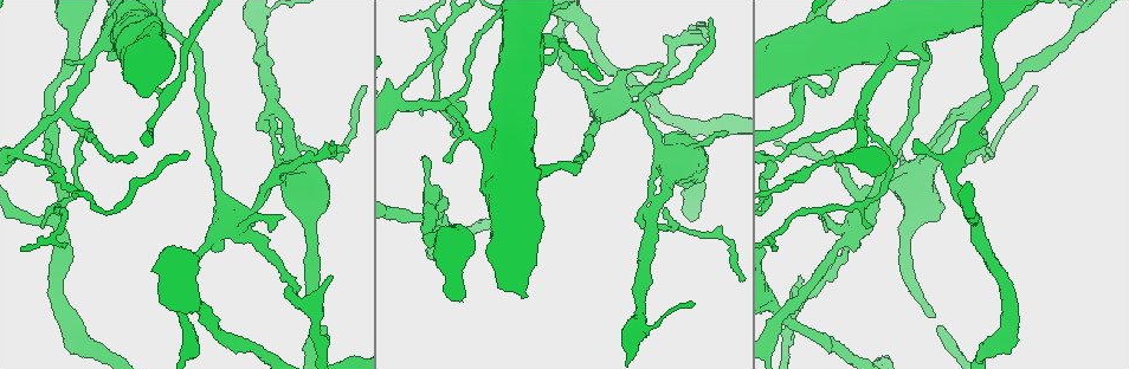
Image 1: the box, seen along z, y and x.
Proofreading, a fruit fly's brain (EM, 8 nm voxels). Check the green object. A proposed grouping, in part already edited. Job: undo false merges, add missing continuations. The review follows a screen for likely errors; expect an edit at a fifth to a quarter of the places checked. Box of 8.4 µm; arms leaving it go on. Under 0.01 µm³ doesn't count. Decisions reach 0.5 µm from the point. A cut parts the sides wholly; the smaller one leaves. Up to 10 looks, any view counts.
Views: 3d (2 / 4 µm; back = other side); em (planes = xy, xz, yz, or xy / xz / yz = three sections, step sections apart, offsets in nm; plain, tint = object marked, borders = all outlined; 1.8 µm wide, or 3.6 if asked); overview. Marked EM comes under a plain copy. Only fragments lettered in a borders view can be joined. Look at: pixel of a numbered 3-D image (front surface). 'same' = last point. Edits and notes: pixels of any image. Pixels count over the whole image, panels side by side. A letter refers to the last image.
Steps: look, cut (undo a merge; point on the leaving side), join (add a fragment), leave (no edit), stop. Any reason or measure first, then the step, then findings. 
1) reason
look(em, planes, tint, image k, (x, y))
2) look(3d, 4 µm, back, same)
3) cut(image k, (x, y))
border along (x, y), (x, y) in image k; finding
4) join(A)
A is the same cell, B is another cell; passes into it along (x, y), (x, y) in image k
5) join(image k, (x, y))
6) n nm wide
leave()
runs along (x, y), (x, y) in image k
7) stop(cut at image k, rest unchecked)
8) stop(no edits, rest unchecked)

four-way junction
look(3d, 4 µm, image 1, (65, 113))

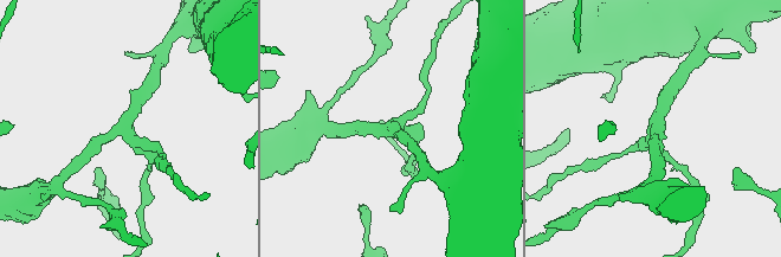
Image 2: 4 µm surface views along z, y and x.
4 arms
look(em, planes, tint, image 2, (389, 126))

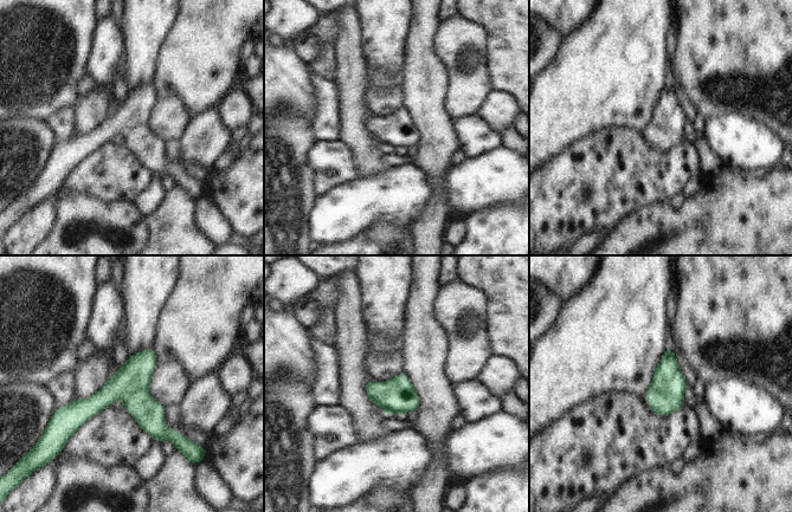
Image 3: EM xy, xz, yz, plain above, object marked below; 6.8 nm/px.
look(em, planes, borders, same)

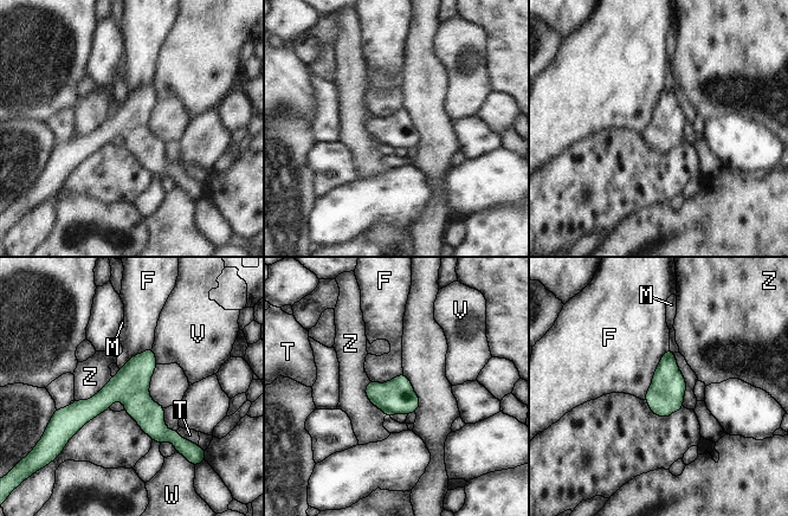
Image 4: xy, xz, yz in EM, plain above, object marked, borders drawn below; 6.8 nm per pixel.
leave()
F, M, T, V, W and Z are other cells; border along (669, 348), (660, 359), (645, 399) in image 4; continuous, no second neuron

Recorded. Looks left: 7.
abrupt turn
look(3d, 4 µm, image 1, (177, 84))

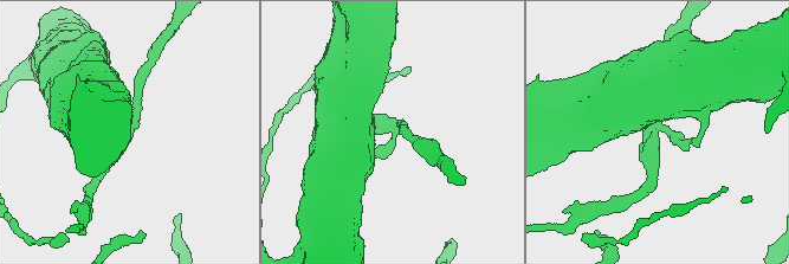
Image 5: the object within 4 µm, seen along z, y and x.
3 arms; shape alone is not enough
look(em, planes, tint, image 5, (392, 133))

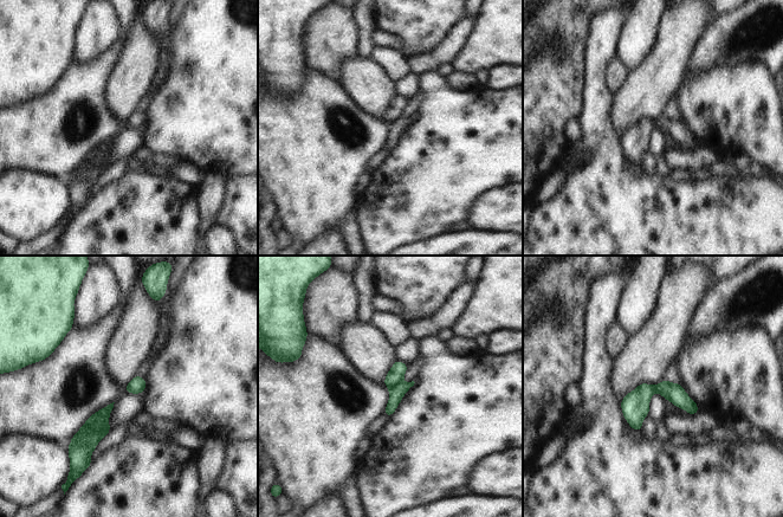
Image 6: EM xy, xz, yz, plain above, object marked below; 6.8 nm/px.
what lies round it
look(em, planes, borders, same)

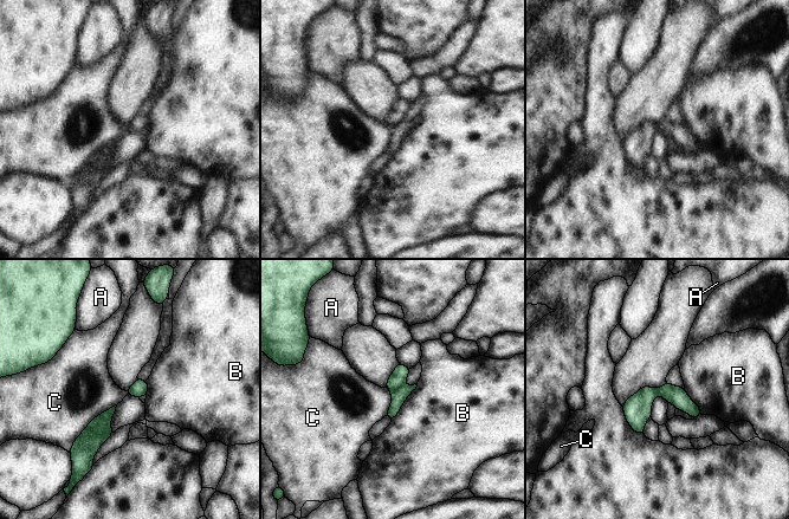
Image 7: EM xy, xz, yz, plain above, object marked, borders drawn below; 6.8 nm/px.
cut(image 7, (396, 380))
A, B and C are other cells; a second neuron is stuck on

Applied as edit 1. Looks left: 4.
see it whole again
look(overview)

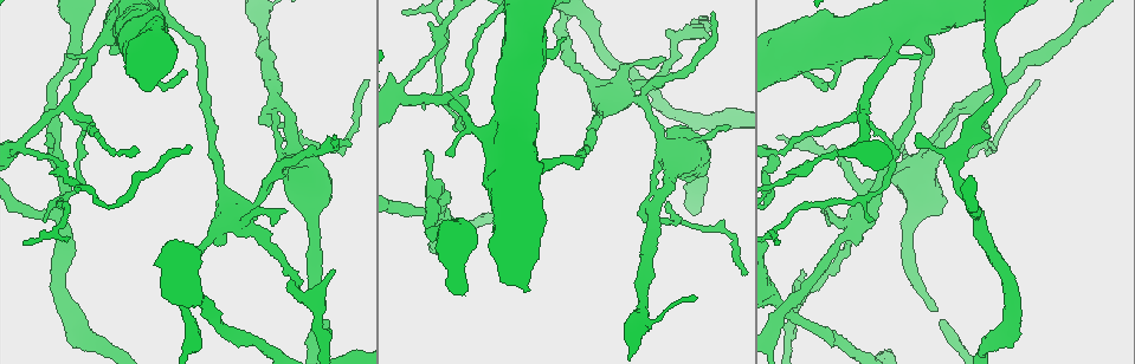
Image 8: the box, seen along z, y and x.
sudden change in width
look(3d, 4 µm, image 8, (665, 147))

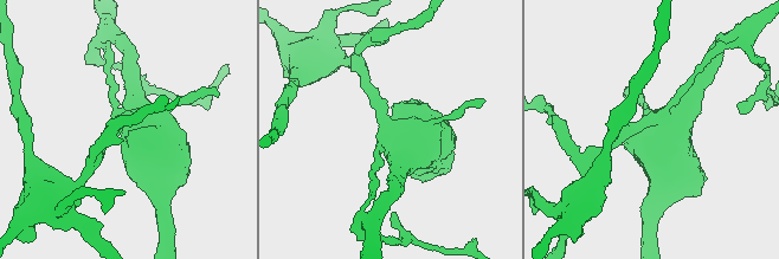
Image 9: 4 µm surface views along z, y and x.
now the EM
look(em, 3.6 µm, yz, step 4, borders, image 9, (391, 129))

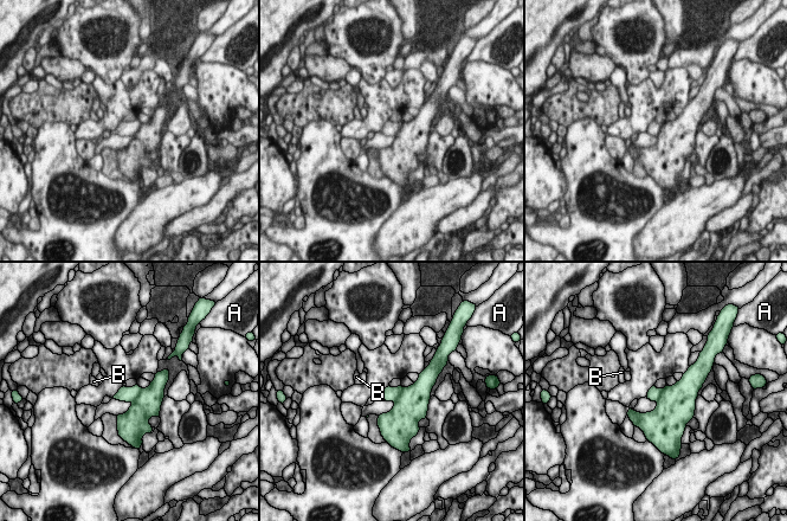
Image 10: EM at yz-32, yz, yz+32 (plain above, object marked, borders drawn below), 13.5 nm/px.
cut(image 10, (412, 405))
A and B are other cells; border along (404, 387), (394, 401) in image 10; a second neuron is stuck on

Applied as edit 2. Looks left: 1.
stop(cut at image 7, cut at image 10, rest unchecked)

